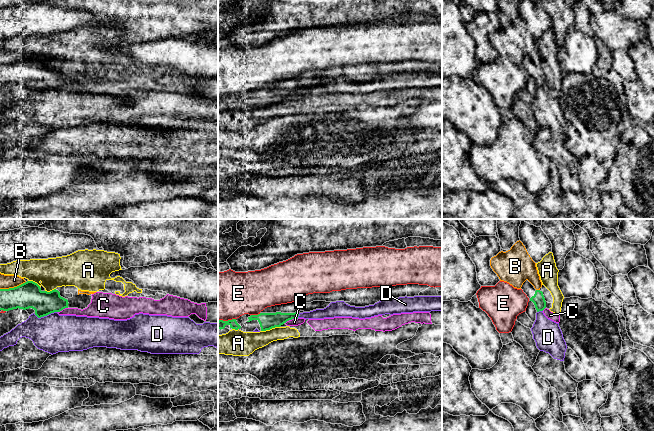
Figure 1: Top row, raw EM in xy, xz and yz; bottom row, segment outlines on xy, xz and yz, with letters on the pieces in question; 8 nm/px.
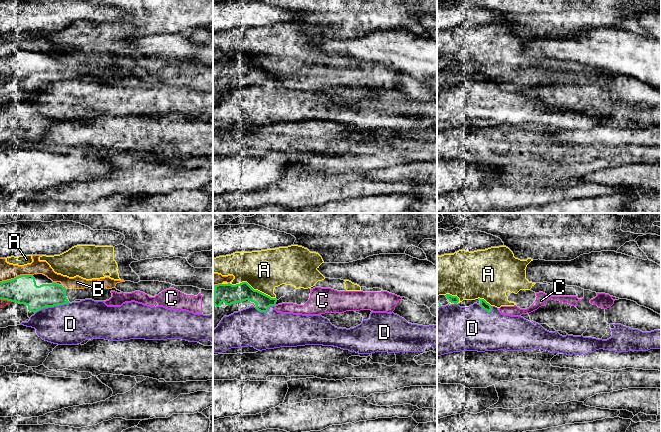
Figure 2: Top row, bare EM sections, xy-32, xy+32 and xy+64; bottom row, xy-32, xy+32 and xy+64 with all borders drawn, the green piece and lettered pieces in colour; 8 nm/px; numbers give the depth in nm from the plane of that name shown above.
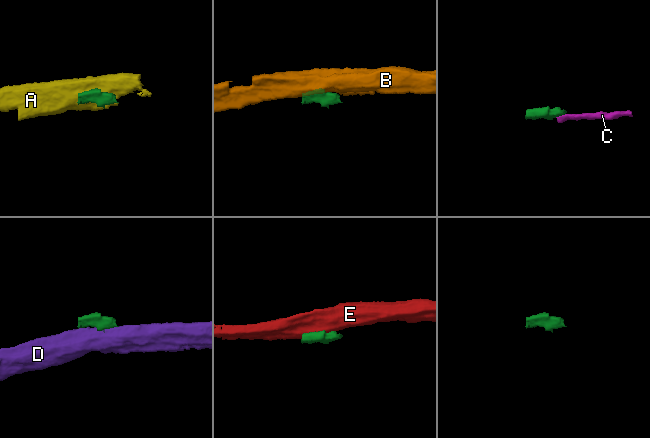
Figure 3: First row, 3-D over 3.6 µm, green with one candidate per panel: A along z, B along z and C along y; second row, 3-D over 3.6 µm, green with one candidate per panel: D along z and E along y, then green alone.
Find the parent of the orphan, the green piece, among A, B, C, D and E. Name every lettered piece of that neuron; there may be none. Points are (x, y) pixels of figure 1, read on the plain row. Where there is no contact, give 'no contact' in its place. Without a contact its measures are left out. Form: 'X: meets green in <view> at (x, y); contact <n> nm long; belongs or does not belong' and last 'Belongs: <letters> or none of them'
A: meets green in xz at (270, 104); contact 160 nm long; does not belong
B: meets green in xy at (12, 64); contact 220 nm long; does not belong
C: meets green in xz at (291, 95); contact 120 nm long; does not belong
D: meets green in xy at (45, 91); contact 190 nm long; does not belong
E: meets green in xz at (255, 91); contact 80 nm long; does not belong
Belongs: none of them

